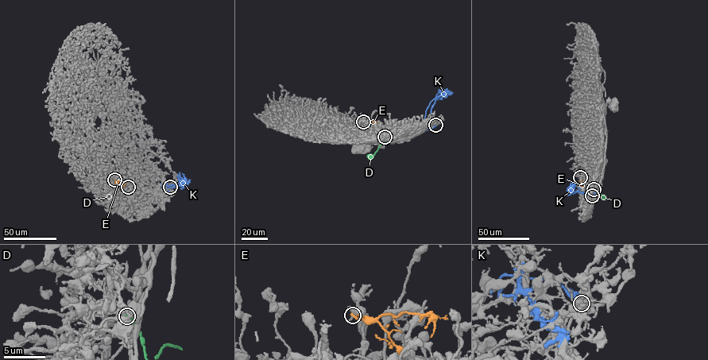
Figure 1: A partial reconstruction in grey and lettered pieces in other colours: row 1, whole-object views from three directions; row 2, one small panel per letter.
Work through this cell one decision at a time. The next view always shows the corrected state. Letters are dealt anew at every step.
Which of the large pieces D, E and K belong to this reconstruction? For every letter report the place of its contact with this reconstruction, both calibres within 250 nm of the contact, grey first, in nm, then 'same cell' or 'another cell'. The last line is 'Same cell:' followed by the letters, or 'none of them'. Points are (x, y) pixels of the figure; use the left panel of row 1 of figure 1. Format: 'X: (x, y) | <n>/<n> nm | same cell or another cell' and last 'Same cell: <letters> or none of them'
D: (128, 187) | 400/260 nm | another cell
E: (114, 180) | 200/240 nm | another cell
K: (170, 187) | 600/220 nm | another cell
Same cell: none of them

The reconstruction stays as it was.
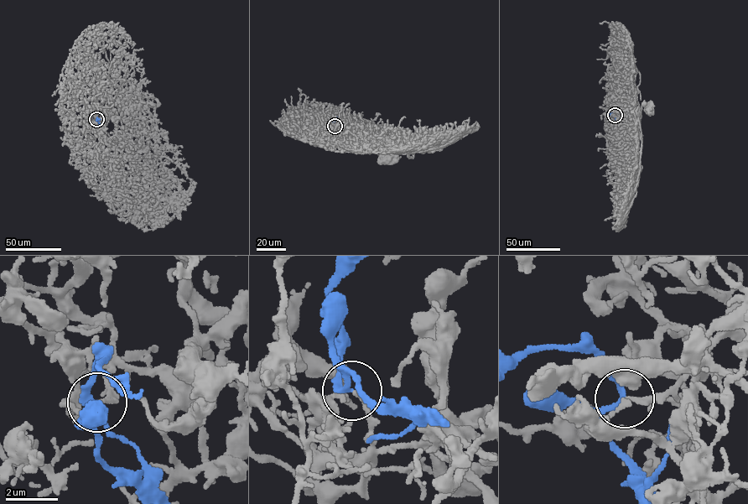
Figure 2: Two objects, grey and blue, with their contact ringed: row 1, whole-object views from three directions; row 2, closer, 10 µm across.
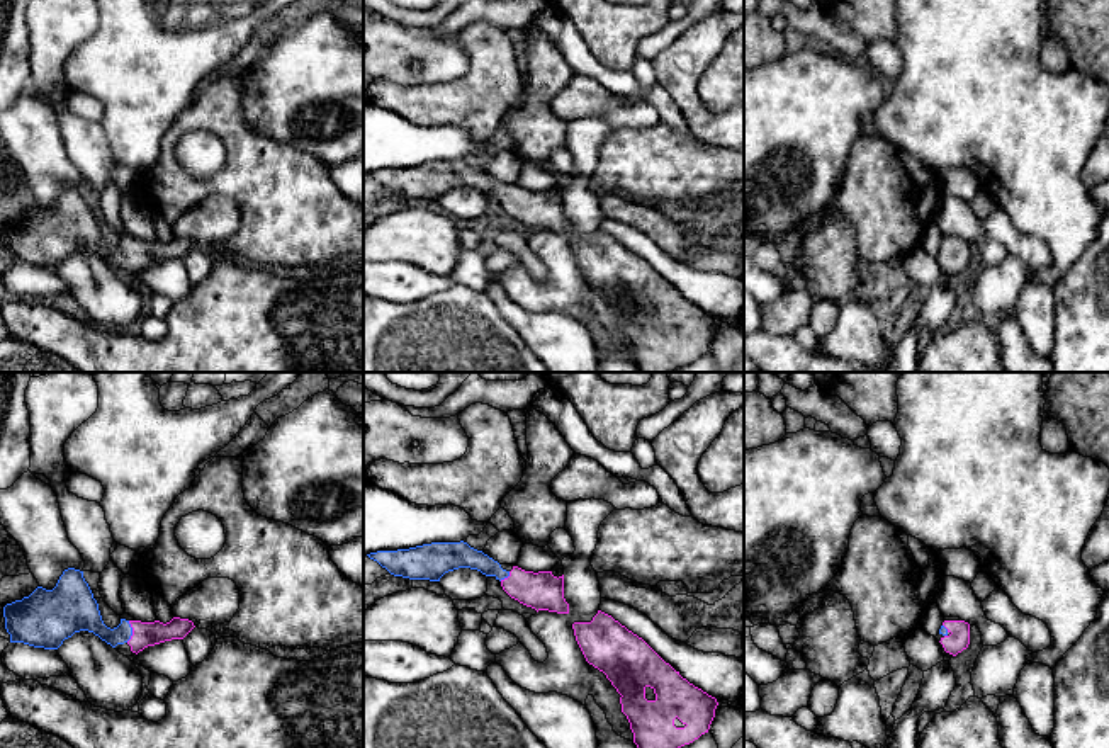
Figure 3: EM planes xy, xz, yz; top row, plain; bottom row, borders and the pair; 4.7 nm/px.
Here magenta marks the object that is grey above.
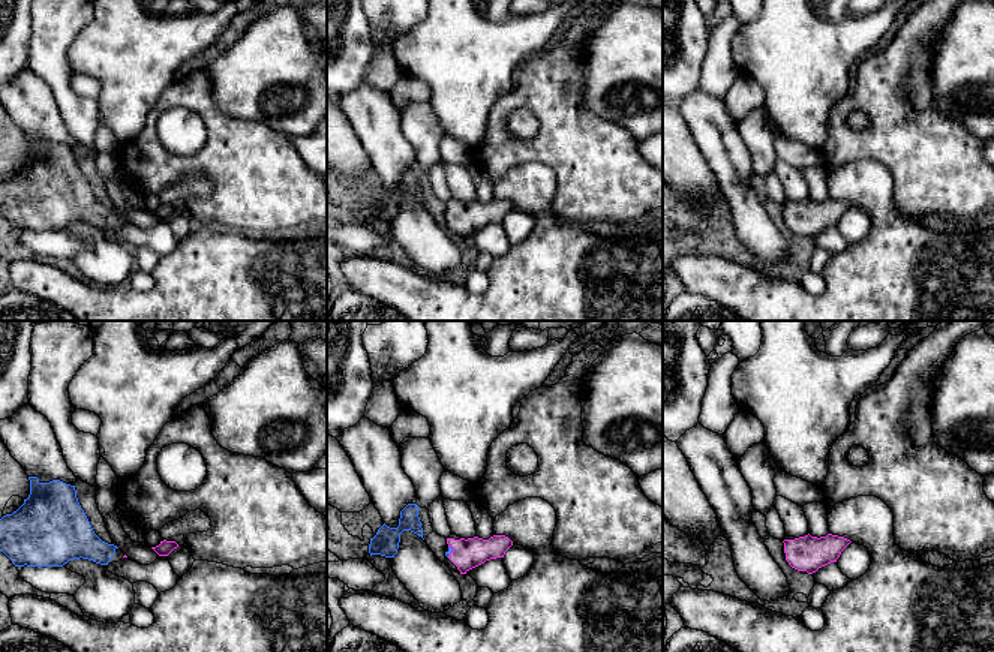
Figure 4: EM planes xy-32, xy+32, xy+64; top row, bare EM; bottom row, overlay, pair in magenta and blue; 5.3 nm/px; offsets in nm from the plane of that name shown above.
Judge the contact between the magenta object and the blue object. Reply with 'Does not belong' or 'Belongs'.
Belongs

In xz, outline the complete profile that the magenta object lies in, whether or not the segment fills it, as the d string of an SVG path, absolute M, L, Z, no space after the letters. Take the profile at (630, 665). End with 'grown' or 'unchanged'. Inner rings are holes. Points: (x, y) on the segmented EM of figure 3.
M601 610L591 622L574 622L572 629L586 661L603 672L622 695L622 712L637 748L681 748L708 733L717 699L683 678L642 638Z; unchanged

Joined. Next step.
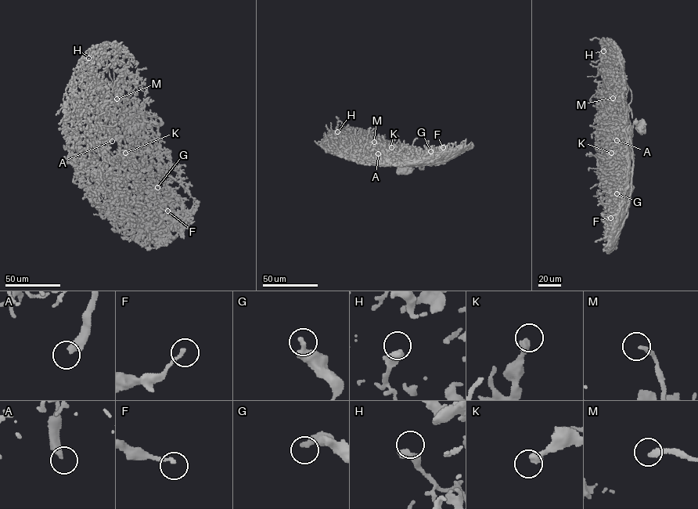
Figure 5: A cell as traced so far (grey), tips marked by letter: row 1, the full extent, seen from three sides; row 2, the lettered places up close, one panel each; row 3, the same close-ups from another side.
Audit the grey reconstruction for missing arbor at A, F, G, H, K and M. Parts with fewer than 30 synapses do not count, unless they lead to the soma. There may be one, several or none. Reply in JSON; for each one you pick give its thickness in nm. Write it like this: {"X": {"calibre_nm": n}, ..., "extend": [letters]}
{"A": {"calibre_nm": 360}, "H": {"calibre_nm": 440}, "M": {"calibre_nm": 240}, "extend": ["A", "H", "M"]}

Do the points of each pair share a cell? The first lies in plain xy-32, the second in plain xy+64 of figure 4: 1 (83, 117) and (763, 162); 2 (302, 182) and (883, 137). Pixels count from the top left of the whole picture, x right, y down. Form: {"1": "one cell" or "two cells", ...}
{"1": "one cell", "2": "one cell"}

